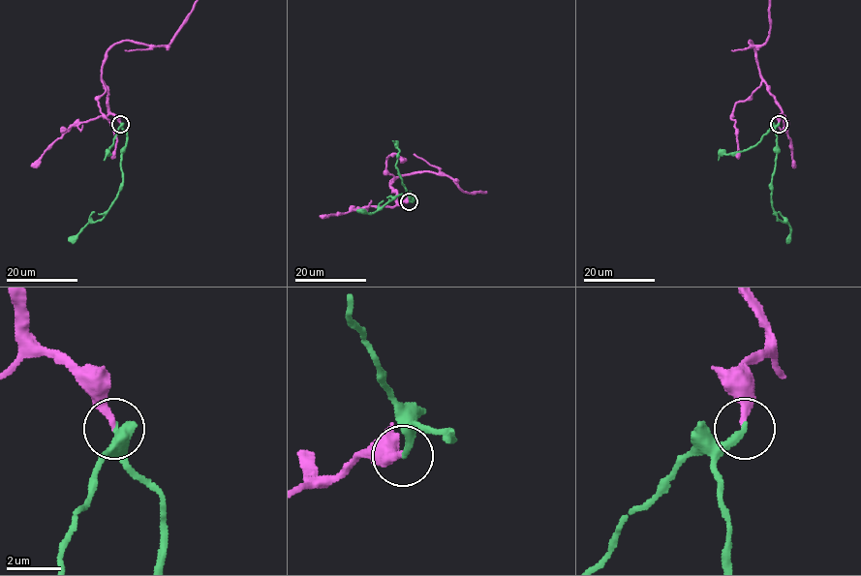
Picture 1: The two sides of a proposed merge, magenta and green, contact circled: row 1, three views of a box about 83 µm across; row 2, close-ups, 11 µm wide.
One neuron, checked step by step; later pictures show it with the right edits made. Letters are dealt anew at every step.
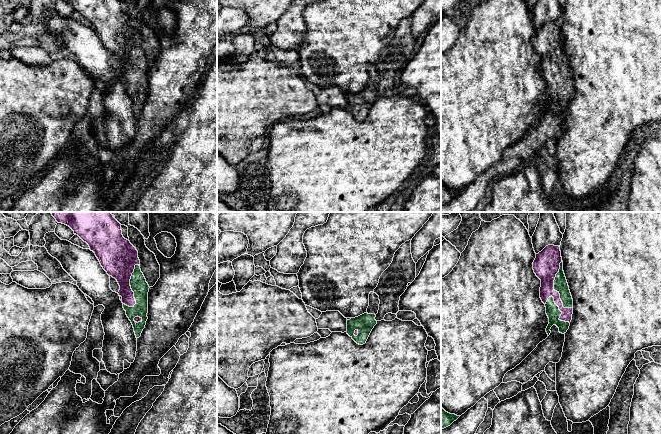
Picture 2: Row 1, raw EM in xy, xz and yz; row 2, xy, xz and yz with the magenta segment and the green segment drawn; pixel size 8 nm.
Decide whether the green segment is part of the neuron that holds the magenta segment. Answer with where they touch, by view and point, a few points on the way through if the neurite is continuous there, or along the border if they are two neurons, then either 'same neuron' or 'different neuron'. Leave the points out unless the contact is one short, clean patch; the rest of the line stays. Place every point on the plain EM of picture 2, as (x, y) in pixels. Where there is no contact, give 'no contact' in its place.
contact yz (553, 64); same neuron

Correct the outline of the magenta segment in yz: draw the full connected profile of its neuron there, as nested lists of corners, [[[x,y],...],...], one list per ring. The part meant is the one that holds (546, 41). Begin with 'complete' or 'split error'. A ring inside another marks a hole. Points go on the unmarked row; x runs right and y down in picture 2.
split error; [[[548,21],[536,30],[533,46],[541,56],[540,74],[549,94],[548,112],[553,101],[559,104],[560,109],[566,109],[572,96],[573,75],[563,47],[560,23]]]

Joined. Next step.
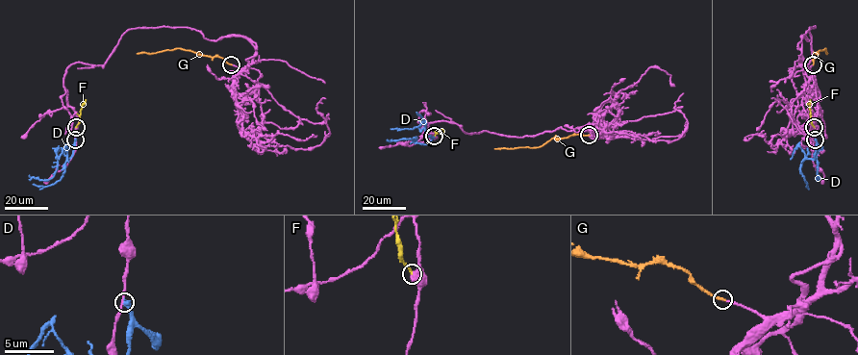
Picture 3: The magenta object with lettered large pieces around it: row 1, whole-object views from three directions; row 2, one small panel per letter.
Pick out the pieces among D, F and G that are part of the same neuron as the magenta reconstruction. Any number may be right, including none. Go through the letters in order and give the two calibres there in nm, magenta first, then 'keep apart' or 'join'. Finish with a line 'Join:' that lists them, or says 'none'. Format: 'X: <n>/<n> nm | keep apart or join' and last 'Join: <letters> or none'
D: 190/440 nm | keep apart
F: 650/200 nm | keep apart
G: 150/200 nm | join
Join: G

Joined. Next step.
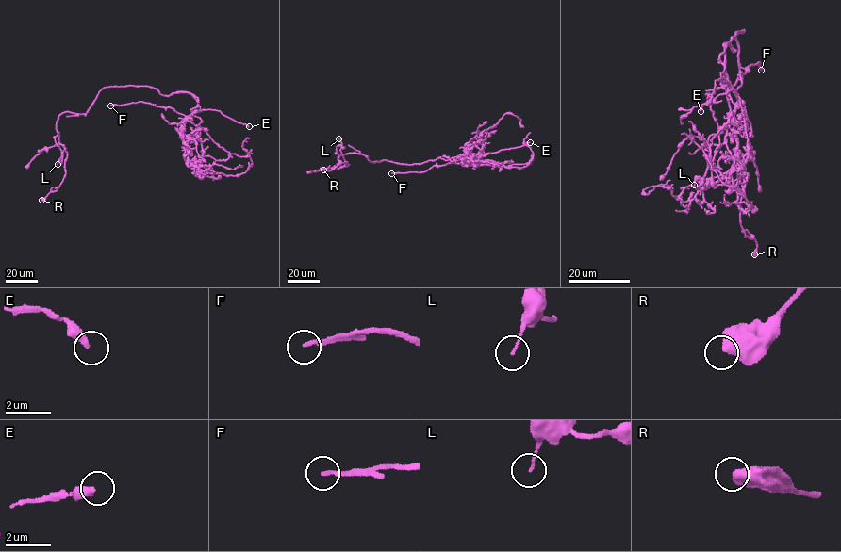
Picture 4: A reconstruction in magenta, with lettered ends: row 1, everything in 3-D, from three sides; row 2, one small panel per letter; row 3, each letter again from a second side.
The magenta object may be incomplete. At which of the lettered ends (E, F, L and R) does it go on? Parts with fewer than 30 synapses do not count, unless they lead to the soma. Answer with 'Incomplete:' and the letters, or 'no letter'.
Incomplete: E

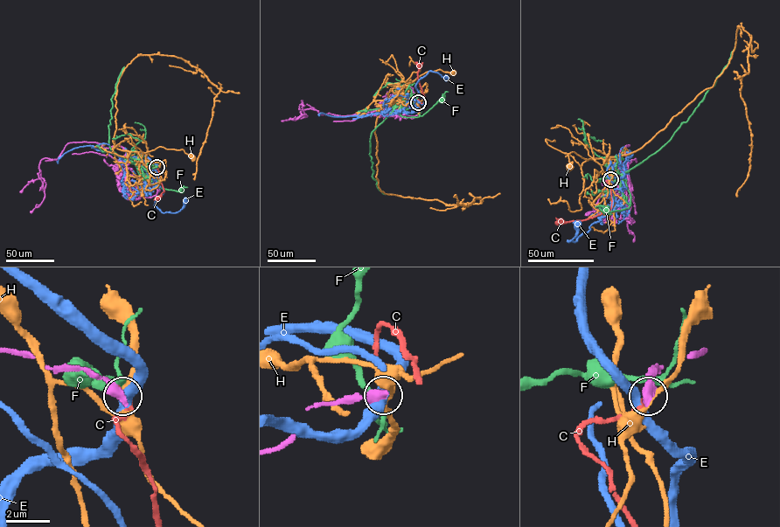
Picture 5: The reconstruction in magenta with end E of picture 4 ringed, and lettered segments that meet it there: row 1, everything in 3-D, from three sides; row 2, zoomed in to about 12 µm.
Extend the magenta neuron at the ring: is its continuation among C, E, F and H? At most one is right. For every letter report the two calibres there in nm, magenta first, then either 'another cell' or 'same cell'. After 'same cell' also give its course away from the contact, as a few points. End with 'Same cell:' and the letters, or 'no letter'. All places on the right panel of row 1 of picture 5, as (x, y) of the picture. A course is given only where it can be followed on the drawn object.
C: calibres 480 and 200 nm; same cell; course (610, 179), (606, 182), (611, 189), (611, 206), (609, 211), (581, 220), (560, 221)
E: calibres 440 and 440 nm; another cell
F: calibres 480 and 240 nm; another cell
H: calibres 480 and 240 nm; another cell
Same cell: C

